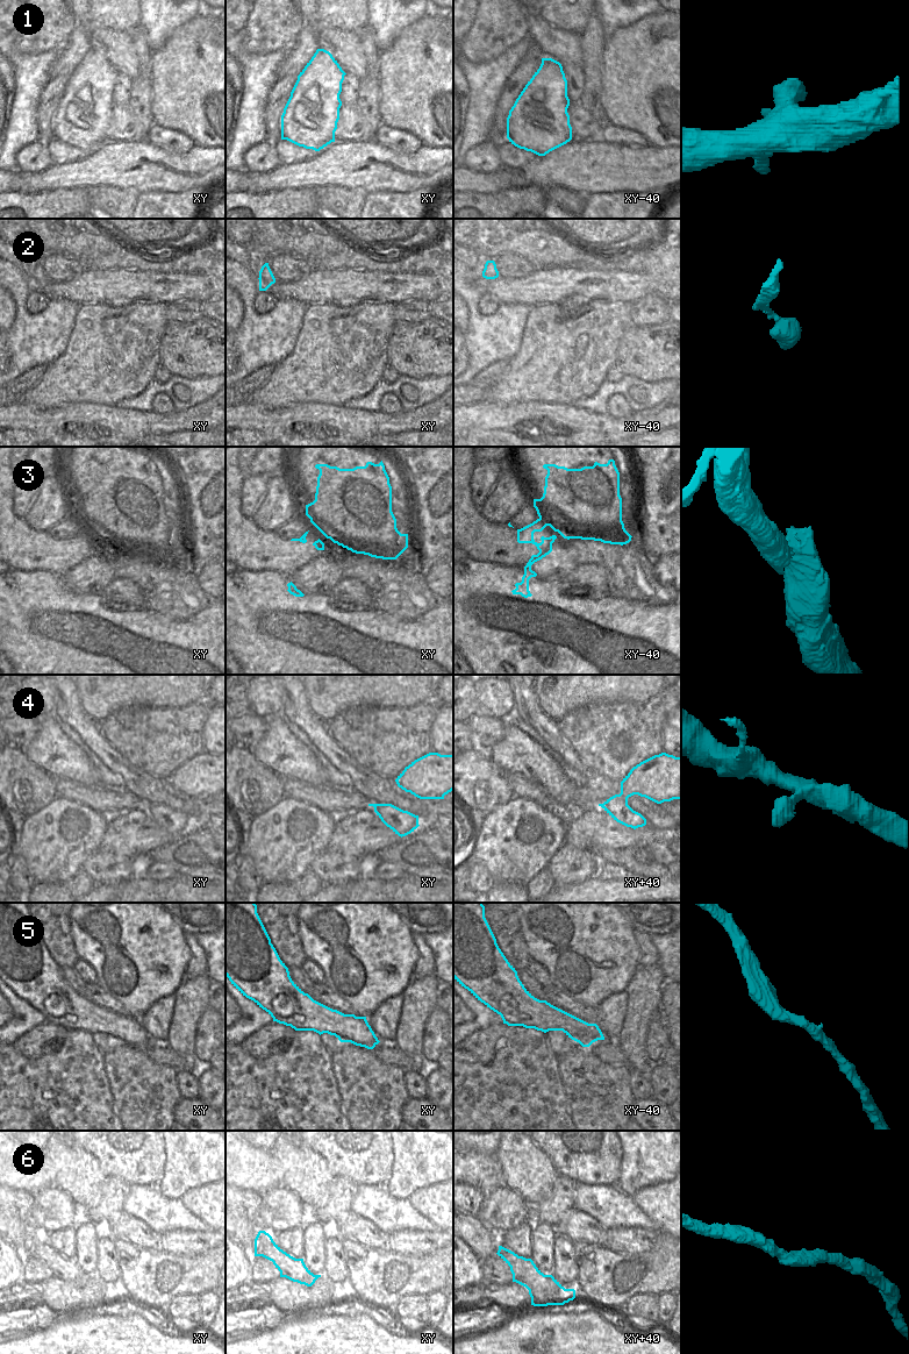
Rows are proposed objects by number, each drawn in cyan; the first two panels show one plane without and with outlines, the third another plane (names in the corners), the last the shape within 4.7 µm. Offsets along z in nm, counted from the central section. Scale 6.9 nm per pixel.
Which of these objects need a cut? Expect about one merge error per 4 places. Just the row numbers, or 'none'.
none

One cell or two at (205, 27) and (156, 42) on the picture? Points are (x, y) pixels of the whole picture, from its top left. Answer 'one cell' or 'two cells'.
two cells

